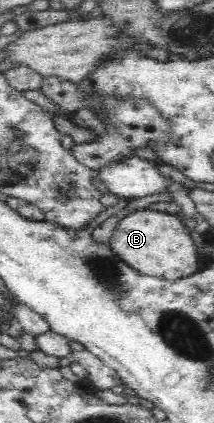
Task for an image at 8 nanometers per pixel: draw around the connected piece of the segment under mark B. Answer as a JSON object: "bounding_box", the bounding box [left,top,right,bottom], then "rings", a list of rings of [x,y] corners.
{"bounding_box":[109,208,198,280],"rings":[[[145,208],[130,213],[118,224],[109,247],[116,257],[139,274],[173,280],[198,271],[197,251],[189,232],[178,217]]]}

